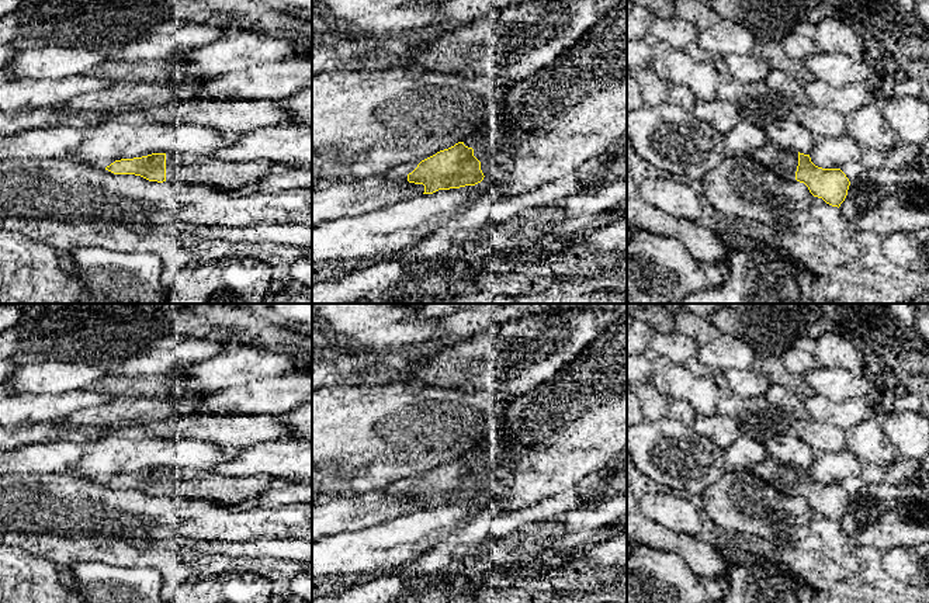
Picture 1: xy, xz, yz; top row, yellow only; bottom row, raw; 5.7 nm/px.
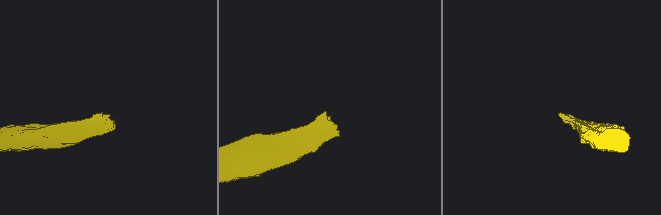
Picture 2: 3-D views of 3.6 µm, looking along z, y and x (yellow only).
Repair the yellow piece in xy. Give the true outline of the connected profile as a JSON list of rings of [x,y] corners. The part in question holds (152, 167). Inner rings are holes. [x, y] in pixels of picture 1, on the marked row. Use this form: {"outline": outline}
{"outline": [[[184,152],[121,159],[105,167],[114,174],[135,174],[149,181],[198,184],[219,190],[254,187],[274,169],[274,164],[263,160],[236,163]]]}

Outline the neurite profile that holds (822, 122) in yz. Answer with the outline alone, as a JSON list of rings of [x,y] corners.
[[[814,104],[793,105],[791,115],[800,121],[815,138],[836,138],[846,132],[846,117],[835,110]]]

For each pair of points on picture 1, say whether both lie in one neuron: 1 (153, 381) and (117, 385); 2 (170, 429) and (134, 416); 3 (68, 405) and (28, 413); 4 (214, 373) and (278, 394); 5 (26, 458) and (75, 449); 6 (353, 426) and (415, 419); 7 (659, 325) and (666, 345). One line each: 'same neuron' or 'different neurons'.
1: same neuron
2: different neurons
3: same neuron
4: different neurons
5: same neuron
6: same neuron
7: different neurons

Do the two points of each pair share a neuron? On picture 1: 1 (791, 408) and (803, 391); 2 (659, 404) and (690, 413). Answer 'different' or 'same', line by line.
1: different
2: same

